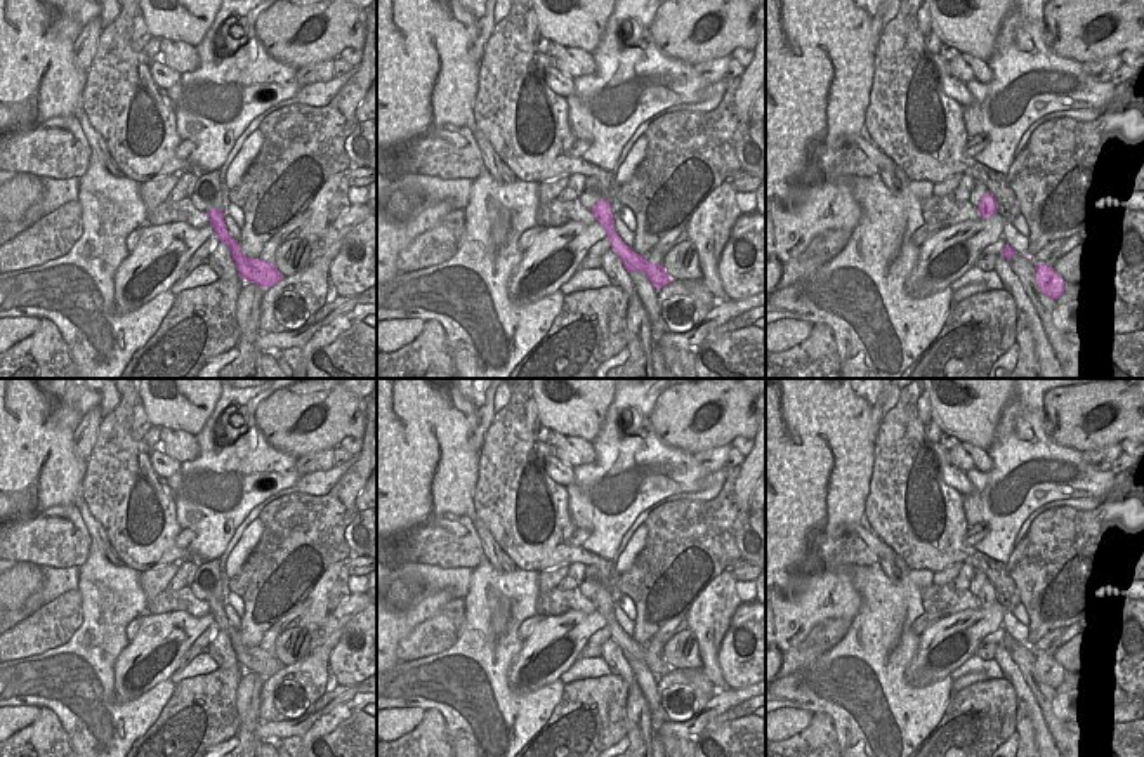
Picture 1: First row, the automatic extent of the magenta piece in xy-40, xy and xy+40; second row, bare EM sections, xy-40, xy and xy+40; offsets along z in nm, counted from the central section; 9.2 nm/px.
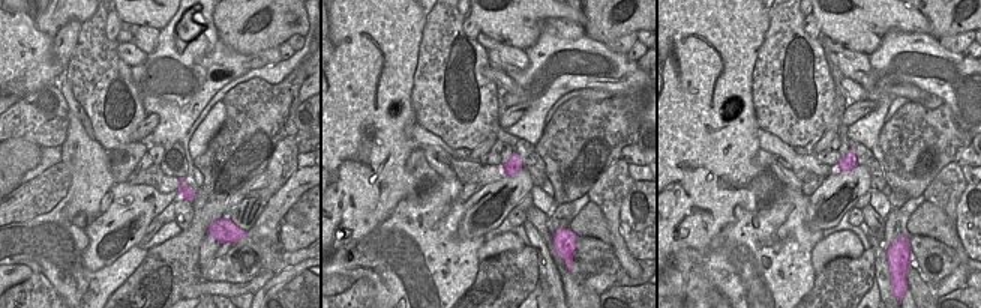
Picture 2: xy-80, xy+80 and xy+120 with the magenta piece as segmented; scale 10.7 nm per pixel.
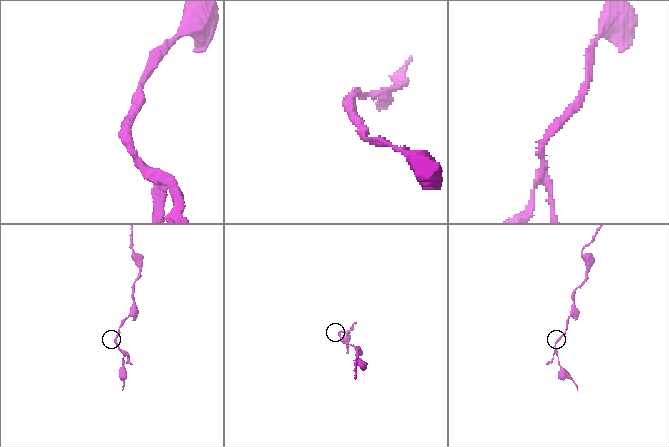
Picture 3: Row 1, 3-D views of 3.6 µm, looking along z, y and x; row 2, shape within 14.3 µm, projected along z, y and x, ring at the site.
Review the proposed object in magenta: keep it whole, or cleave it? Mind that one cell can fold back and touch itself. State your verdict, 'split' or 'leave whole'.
split

